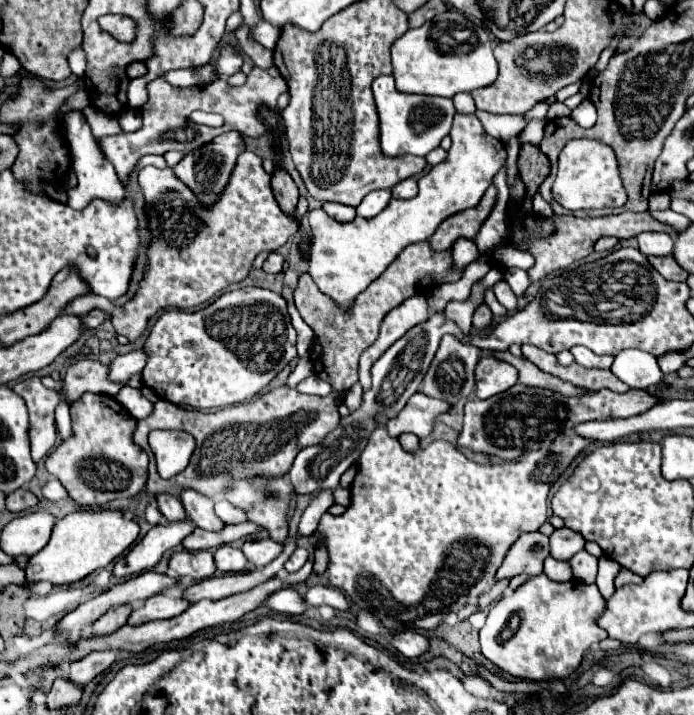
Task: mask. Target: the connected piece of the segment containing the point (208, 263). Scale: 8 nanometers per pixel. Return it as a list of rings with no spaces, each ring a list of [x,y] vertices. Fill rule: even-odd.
[[[255,152],[239,154],[227,190],[209,210],[199,208],[195,194],[175,178],[171,168],[159,170],[145,166],[139,170],[139,184],[147,200],[145,210],[153,240],[147,250],[149,266],[137,296],[119,308],[107,298],[88,292],[65,308],[67,314],[75,316],[86,315],[93,309],[111,310],[111,322],[117,334],[127,336],[131,342],[141,336],[157,310],[167,306],[189,310],[211,300],[223,288],[241,282],[249,274],[255,256],[263,250],[281,248],[301,228],[301,218],[308,211],[308,202],[302,196],[295,218],[279,208],[271,190],[271,176],[263,170],[261,156]]]

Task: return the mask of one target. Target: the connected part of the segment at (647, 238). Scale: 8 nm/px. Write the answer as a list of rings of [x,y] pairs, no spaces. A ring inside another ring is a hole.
[[[641,232],[637,242],[645,256],[667,256],[673,252],[673,238],[667,232]]]

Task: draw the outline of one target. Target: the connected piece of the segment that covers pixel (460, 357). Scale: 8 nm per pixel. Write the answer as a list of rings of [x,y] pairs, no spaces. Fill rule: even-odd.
[[[445,336],[439,344],[439,350],[431,362],[429,372],[423,378],[421,392],[429,398],[445,400],[453,408],[461,398],[467,398],[473,392],[473,388],[475,388],[475,366],[479,362],[479,356],[481,356],[479,348],[469,346],[469,344],[461,344],[459,340]]]

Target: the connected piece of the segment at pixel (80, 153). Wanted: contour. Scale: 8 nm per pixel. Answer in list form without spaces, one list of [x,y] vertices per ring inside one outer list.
[[[71,110],[63,116],[67,122],[67,148],[71,152],[71,170],[77,174],[79,184],[67,192],[67,204],[71,208],[85,208],[93,198],[107,198],[107,202],[119,202],[123,198],[125,188],[121,186],[113,166],[103,160],[103,152],[97,146],[95,136],[91,134],[89,124],[85,122],[83,114],[77,110]]]

